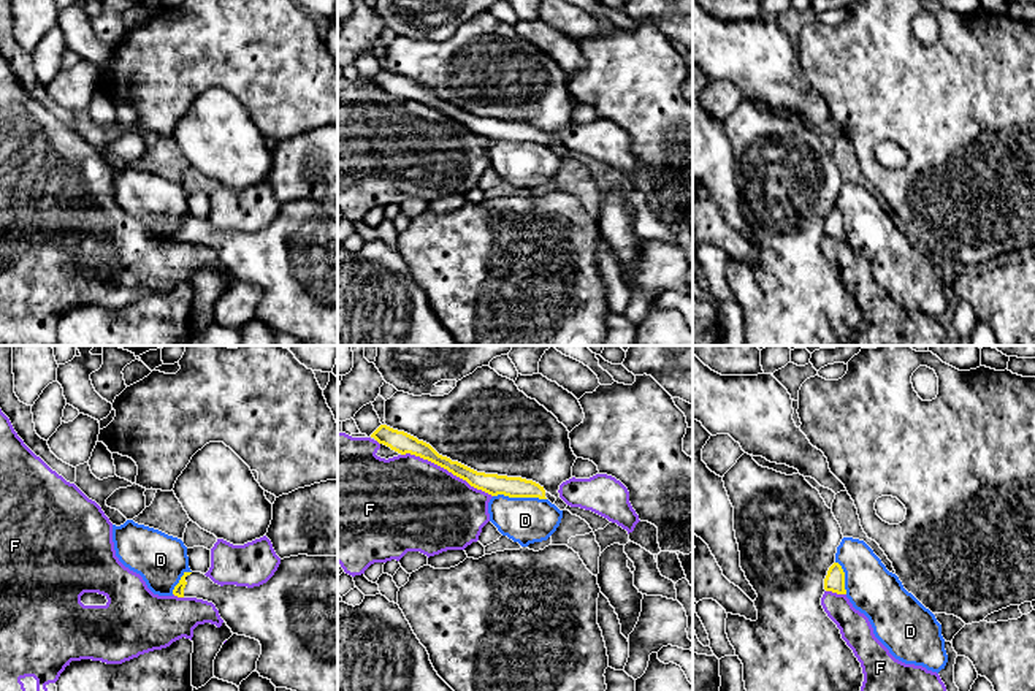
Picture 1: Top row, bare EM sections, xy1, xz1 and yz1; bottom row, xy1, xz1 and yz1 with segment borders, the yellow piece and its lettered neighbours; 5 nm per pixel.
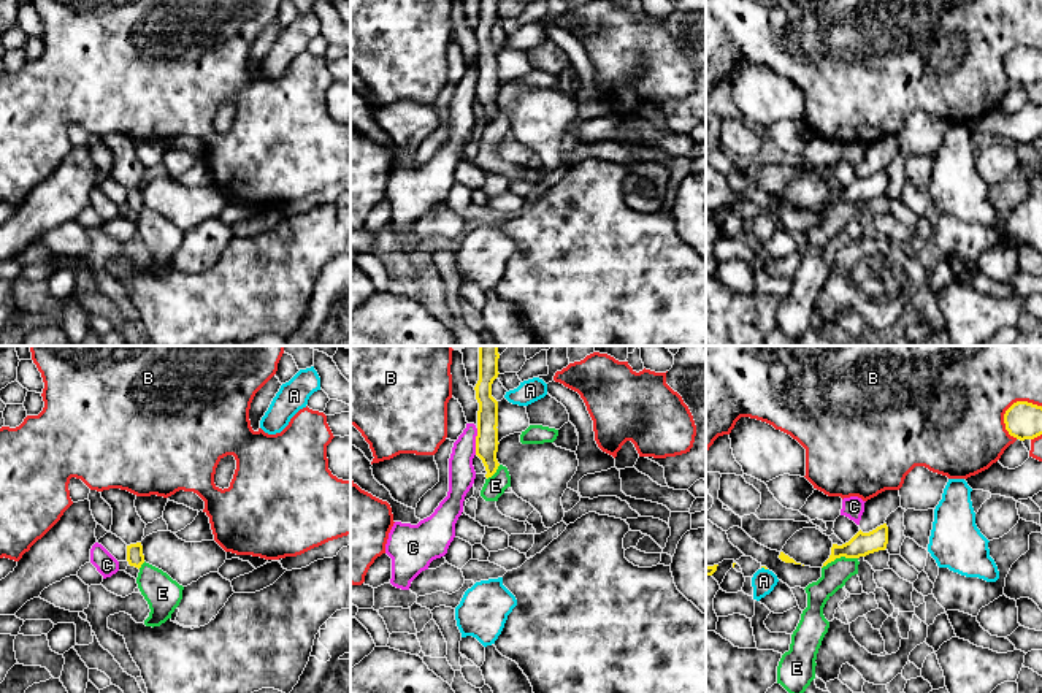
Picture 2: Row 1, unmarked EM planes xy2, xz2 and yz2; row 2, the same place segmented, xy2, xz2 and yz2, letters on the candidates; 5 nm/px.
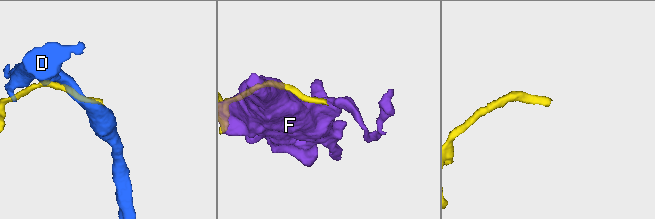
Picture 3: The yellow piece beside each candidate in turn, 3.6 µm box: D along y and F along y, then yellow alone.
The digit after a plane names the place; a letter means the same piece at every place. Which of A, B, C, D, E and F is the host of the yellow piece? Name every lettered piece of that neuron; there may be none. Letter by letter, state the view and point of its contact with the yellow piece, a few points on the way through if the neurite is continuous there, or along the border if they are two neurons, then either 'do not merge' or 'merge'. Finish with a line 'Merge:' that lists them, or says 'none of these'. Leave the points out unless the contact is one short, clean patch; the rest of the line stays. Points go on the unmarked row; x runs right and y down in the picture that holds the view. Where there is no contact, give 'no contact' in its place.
A: yz2 (765, 213) | do not merge
B: yz2 (1012, 49) | do not merge
C: xz2 (476, 86) | do not merge
D: xz1 (520, 141) | do not merge
E: yz2 (839, 202) | along yz2 (857, 202), (836, 202), (822, 213) | do not merge
F: xz1 (447, 114) | do not merge
Merge: none of these

